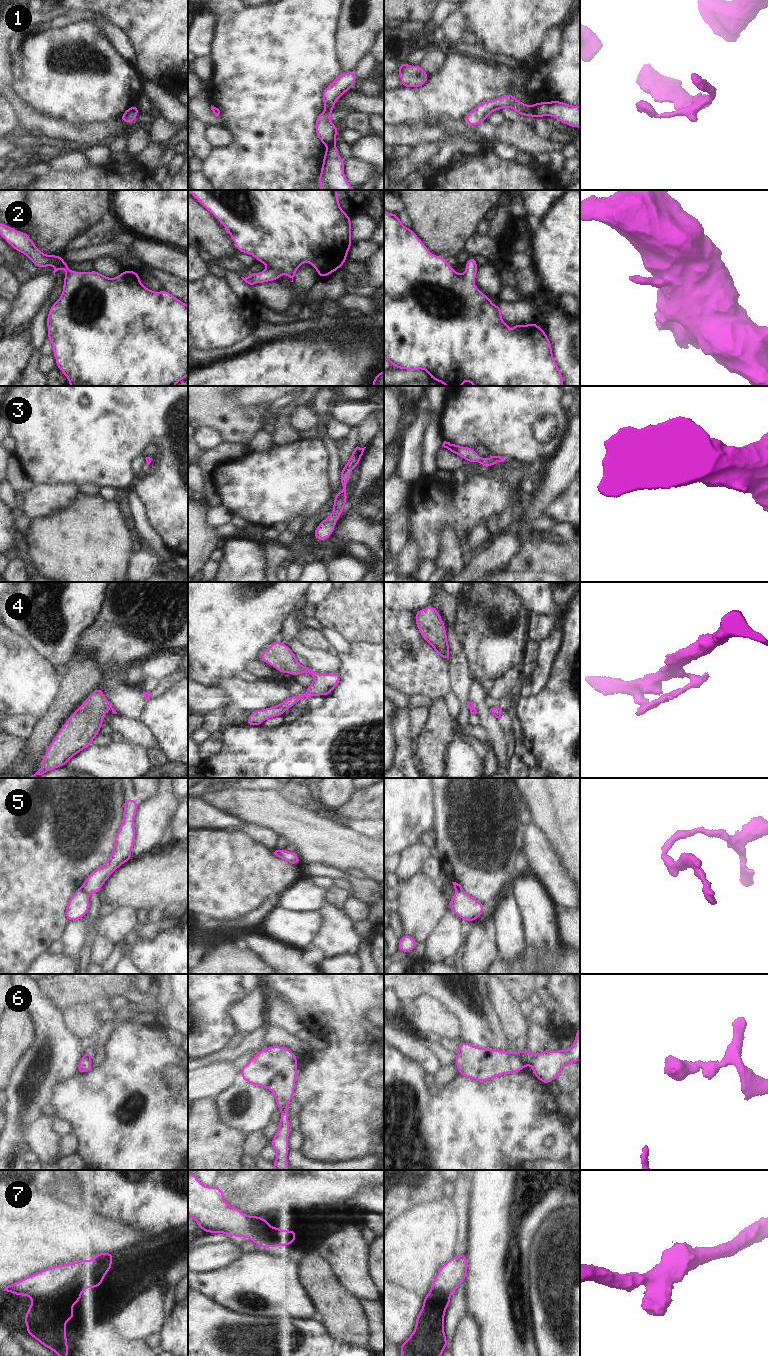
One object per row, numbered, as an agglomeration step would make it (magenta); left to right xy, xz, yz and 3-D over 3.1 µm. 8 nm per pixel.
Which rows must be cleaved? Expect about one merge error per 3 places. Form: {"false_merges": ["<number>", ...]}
{"false_merges": ["1", "5", "6", "7"]}

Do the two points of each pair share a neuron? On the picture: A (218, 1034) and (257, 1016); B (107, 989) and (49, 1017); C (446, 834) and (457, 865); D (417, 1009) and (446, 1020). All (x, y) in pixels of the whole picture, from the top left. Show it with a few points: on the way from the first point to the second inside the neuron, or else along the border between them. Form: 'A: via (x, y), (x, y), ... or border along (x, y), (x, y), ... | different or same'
A: border along (234, 1003), (229, 1009), (229, 1015), (236, 1032) | different
B: border along (45, 994), (62, 1012) | different
C: via (454, 842), (457, 845), (457, 857) | same
D: via (424, 1013), (439, 1019) | same

